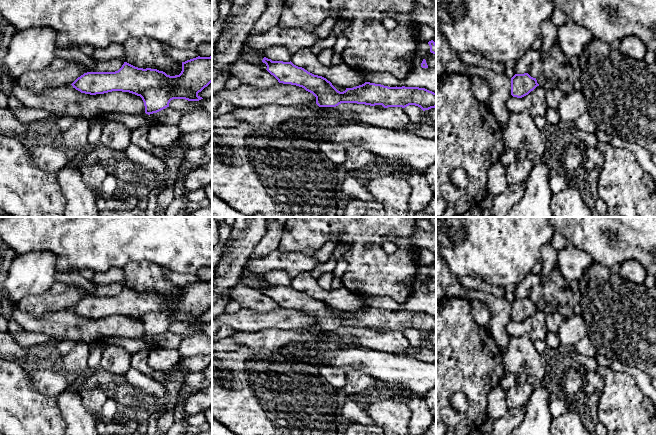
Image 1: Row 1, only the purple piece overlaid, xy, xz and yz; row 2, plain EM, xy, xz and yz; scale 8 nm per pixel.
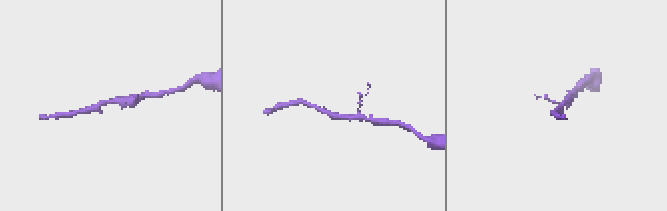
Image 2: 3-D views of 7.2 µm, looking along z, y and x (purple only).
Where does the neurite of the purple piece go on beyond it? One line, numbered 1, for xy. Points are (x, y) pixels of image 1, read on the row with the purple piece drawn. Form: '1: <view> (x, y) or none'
1: none

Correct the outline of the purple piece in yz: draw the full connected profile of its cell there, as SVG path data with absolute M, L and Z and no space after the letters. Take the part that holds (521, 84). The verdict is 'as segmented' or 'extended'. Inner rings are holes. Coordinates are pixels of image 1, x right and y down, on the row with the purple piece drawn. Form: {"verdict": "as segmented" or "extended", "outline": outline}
{"verdict": "as segmented", "outline": "M528 73L515 74L511 78L511 95L522 98L533 91L539 84L536 78L531 77Z"}

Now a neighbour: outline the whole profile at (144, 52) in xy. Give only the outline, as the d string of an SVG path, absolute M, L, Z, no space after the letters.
M142 37L129 38L123 46L125 62L135 67L157 69L170 76L179 75L182 71L182 62L175 61L167 55L170 46L166 43Z

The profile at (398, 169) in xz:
M389 163L389 169L388 172L396 175L396 176L400 176L403 178L407 178L409 176L409 174L411 173L411 170L402 164L396 164L396 163Z

